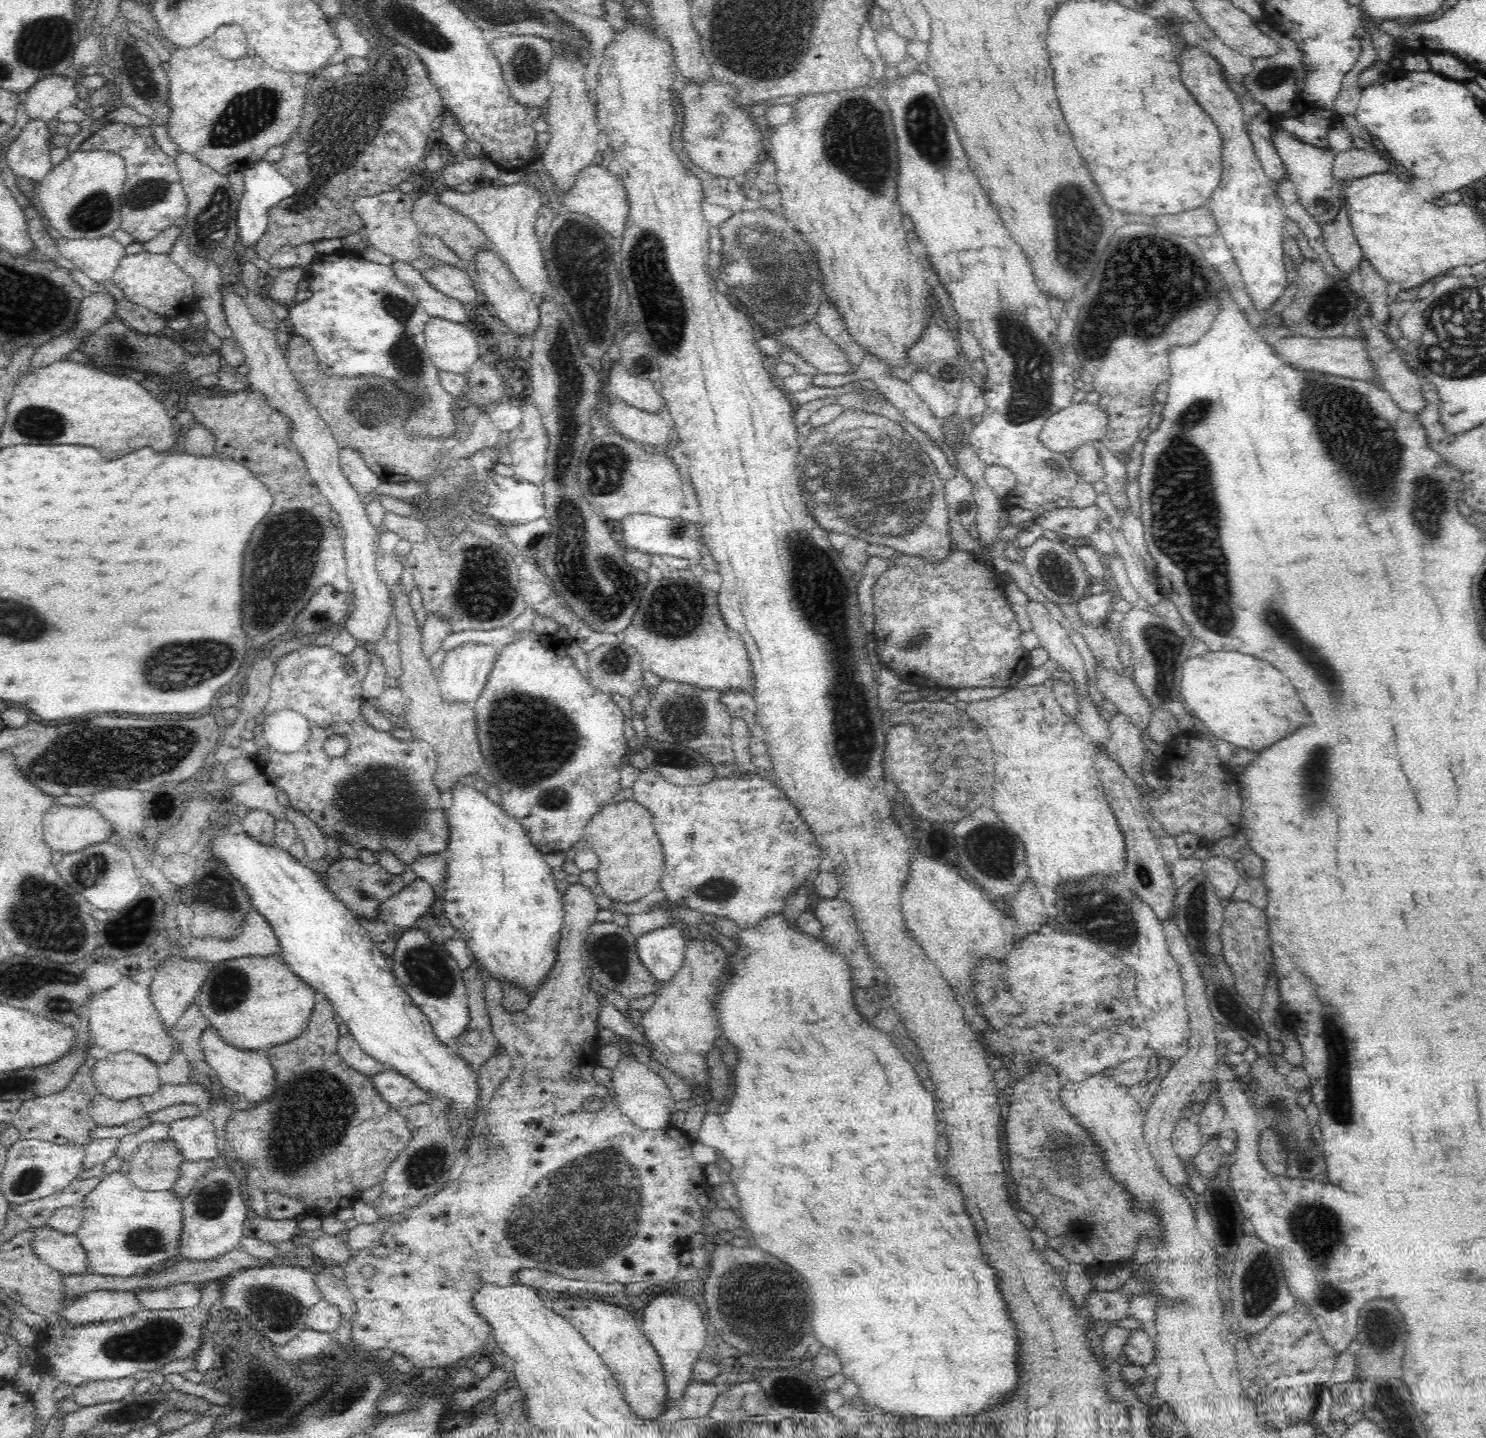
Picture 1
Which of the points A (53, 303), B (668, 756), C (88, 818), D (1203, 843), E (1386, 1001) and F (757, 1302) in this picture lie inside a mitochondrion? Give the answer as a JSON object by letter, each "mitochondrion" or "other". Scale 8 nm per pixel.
{"A":"mitochondrion","B":"mitochondrion","C":"other","D":"other","E":"other","F":"mitochondrion"}

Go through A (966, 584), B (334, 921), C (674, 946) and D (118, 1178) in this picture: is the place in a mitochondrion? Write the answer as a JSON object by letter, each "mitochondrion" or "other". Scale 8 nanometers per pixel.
{"A":"other","B":"other","C":"other","D":"other"}

